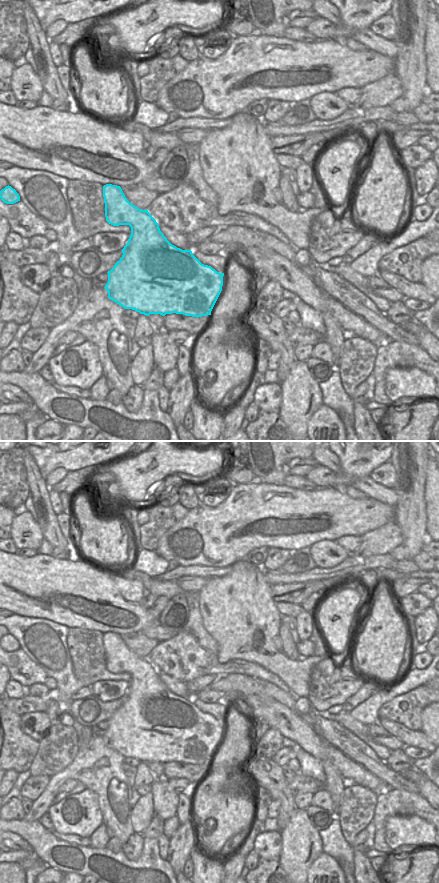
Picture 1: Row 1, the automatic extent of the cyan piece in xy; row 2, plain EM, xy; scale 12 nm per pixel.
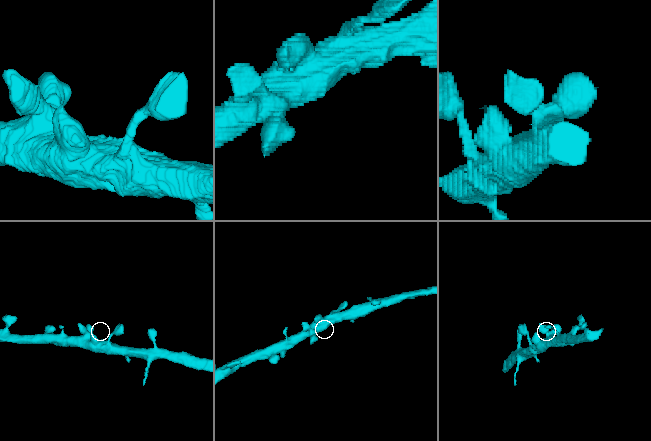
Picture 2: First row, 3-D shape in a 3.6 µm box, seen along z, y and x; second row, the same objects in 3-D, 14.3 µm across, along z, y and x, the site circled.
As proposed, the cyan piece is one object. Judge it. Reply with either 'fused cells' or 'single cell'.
single cell

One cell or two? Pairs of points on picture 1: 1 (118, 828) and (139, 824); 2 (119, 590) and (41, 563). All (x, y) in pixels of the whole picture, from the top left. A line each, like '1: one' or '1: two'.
1: two
2: one

